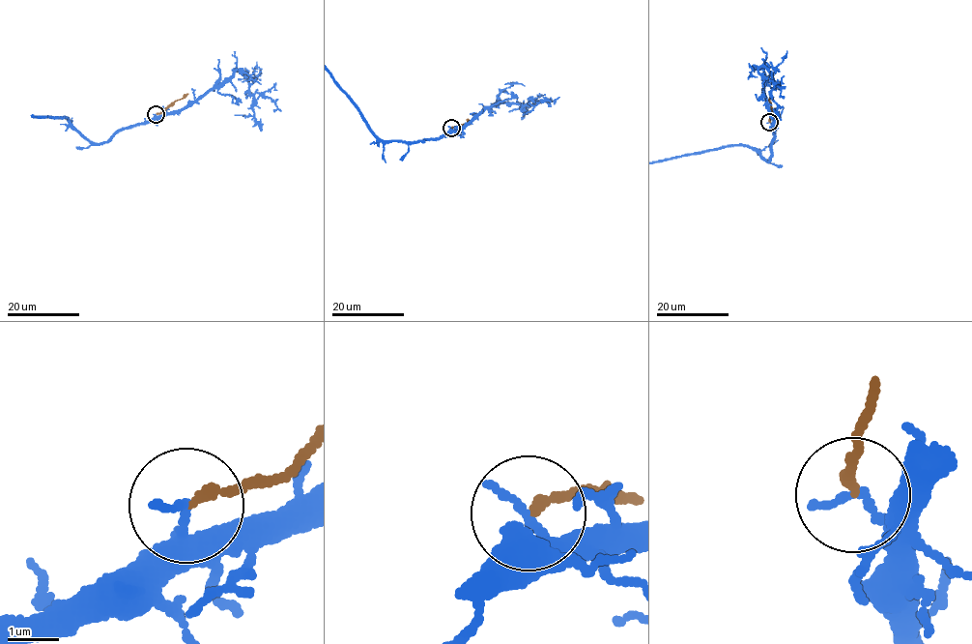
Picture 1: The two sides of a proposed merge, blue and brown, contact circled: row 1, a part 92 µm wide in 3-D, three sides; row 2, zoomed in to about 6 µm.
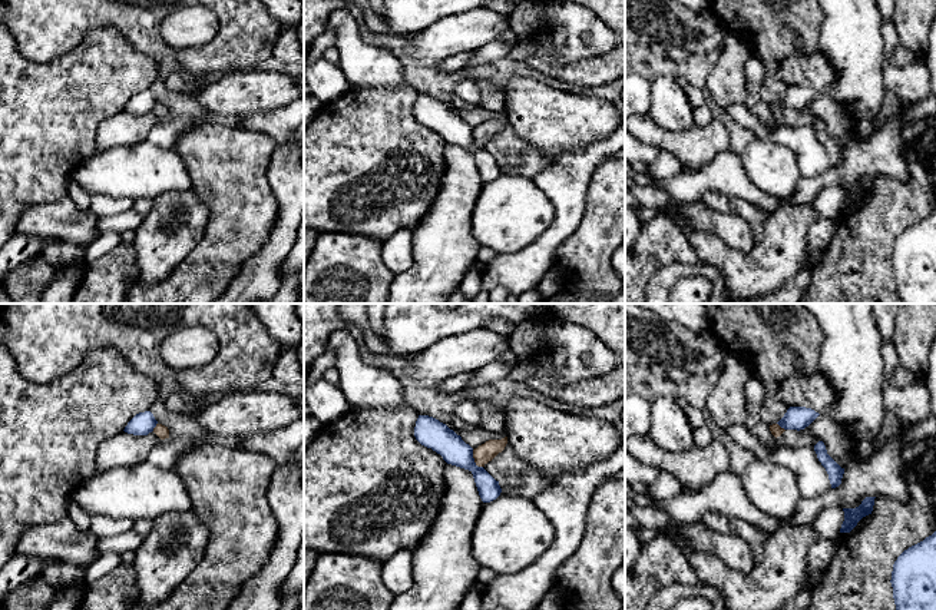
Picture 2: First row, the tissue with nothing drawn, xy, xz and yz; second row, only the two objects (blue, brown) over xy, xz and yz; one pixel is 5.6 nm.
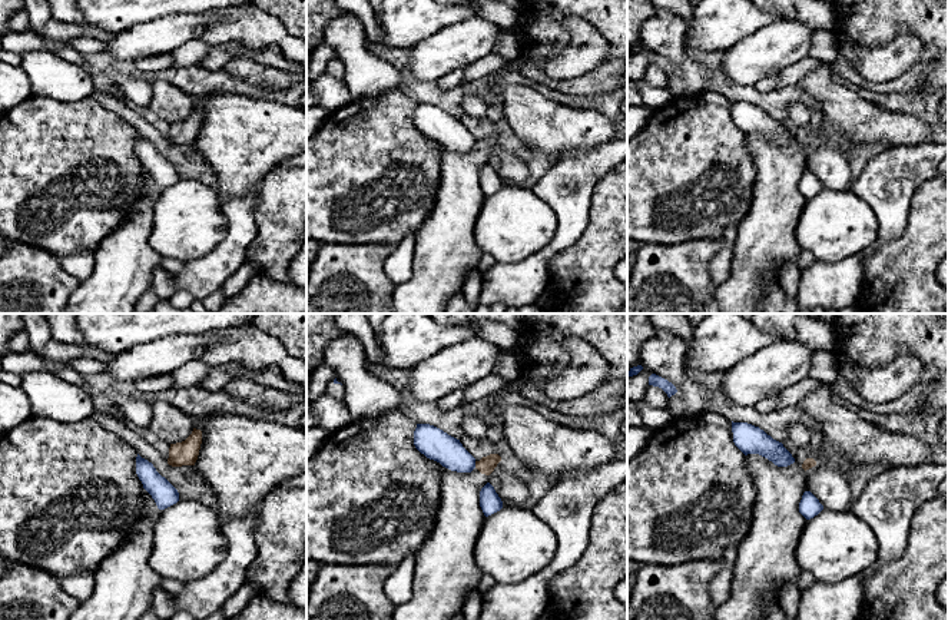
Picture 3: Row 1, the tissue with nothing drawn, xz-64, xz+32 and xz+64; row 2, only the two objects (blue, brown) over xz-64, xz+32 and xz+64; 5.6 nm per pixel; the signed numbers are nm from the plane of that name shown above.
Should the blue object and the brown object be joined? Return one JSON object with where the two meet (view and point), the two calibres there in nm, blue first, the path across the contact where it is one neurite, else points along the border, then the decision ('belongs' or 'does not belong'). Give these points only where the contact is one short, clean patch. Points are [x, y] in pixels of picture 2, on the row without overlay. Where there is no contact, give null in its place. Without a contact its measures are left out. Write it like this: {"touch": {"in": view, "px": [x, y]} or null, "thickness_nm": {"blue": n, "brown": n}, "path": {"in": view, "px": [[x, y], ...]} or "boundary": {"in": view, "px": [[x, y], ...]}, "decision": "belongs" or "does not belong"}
{"touch": {"in": "xz", "px": [473, 138]}, "thickness_nm": {"blue": 160, "brown": 110}, "boundary": {"in": "xz", "px": [[472, 129], [476, 145]]}, "decision": "does not belong"}

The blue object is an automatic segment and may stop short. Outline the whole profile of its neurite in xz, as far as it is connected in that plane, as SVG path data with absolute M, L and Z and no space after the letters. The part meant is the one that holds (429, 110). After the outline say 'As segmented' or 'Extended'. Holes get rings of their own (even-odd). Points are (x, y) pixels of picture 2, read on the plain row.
M419 95L414 116L421 125L440 133L447 143L469 149L483 182L490 182L500 175L499 160L483 146L476 145L473 127L446 103L429 95Z. As segmented

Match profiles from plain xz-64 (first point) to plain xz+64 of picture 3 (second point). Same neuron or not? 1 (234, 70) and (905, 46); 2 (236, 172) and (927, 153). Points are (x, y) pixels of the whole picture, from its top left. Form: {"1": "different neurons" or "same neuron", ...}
{"1": "different neurons", "2": "different neurons"}

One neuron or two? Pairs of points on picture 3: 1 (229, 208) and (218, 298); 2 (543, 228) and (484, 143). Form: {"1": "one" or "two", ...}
{"1": "two", "2": "two"}

